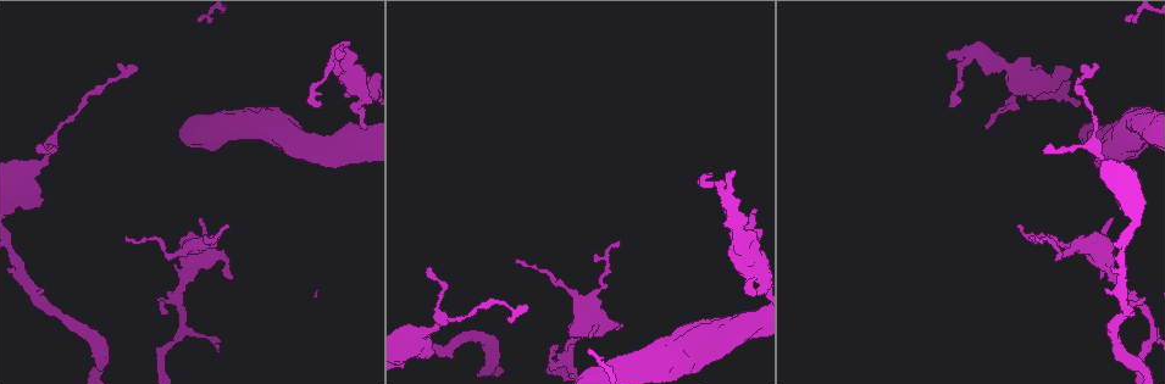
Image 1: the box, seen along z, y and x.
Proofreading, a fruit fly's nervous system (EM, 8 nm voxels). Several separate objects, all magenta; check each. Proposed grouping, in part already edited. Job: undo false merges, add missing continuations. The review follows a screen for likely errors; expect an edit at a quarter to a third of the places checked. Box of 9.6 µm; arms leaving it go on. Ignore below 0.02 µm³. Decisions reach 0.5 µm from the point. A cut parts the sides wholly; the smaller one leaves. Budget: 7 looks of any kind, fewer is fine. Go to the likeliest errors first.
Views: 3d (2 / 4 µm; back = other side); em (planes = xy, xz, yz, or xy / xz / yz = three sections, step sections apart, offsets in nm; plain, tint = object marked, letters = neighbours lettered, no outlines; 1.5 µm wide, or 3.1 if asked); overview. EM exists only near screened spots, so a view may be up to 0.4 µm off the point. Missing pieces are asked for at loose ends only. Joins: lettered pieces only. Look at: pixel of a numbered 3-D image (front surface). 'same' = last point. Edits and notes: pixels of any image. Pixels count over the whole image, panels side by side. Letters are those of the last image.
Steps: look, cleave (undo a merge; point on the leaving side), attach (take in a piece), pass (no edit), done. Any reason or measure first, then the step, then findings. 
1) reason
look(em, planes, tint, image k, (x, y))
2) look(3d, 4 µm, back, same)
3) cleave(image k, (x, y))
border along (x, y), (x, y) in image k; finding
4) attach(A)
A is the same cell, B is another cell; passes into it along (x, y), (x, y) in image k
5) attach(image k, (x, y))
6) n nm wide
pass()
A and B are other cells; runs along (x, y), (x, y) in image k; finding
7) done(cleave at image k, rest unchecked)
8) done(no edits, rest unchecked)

an open end
look(em, yz, step 8, plain, image 1, (595, 254))

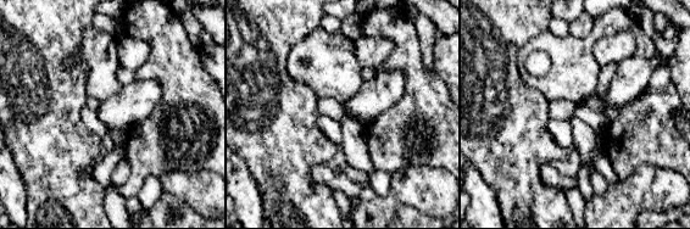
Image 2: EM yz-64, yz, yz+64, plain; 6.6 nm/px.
look(em, yz, step 8, tint, same)

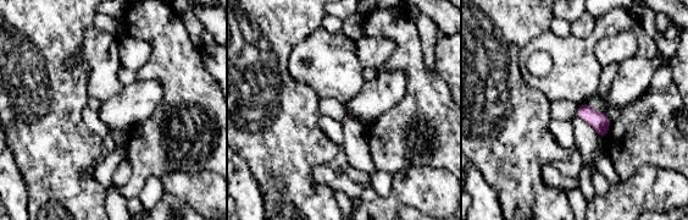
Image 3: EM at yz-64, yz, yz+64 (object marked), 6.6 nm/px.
see the neighbours
look(em, yz, step 8, letters, same)

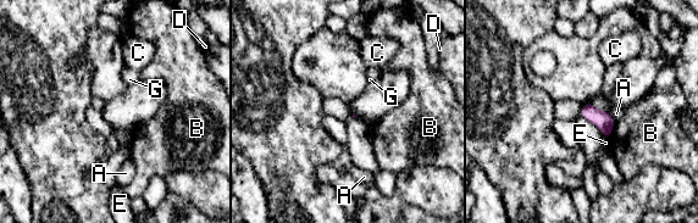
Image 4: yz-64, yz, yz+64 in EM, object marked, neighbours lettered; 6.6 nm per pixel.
pass()
A, B, C, D, E and G are other cells; border along (615, 122), (609, 138) in image 4; none of them fits

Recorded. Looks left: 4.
an open end
look(em, xy, step 8, tint, image 1, (948, 57))

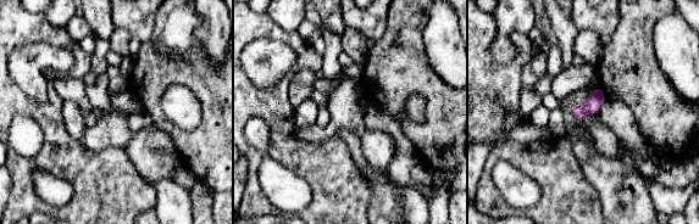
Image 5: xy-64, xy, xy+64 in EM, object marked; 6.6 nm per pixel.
look(em, planes, letters, same)

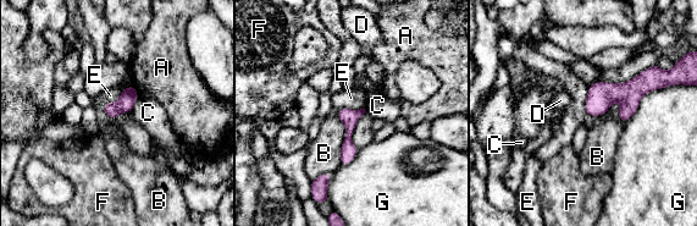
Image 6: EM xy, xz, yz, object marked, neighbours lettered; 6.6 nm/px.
110 nm wide
pass()
A, B, C, D, E, F and G are other cells; border along (131, 83), (103, 109) in image 6; none of them fits

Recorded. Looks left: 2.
done(no edits, rest unchecked)

